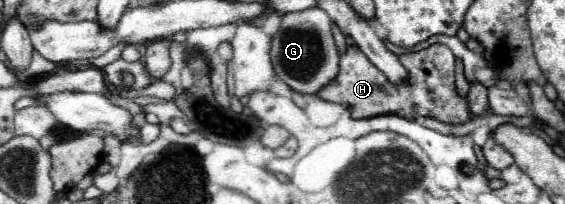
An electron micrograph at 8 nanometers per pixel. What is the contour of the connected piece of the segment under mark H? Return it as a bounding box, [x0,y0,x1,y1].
[317,43,473,123]

